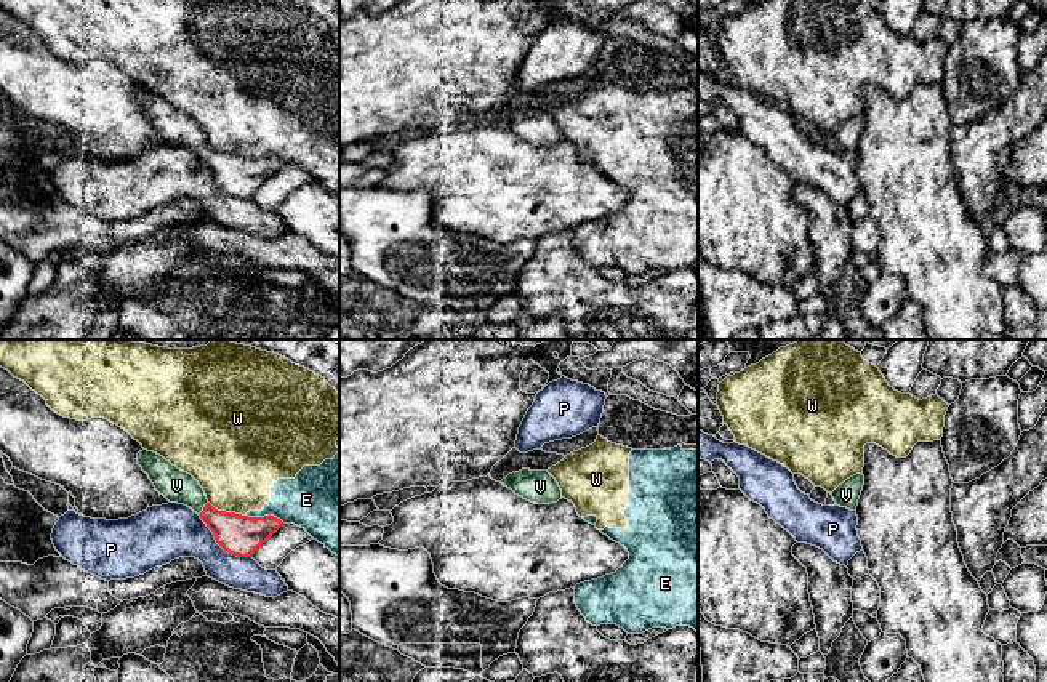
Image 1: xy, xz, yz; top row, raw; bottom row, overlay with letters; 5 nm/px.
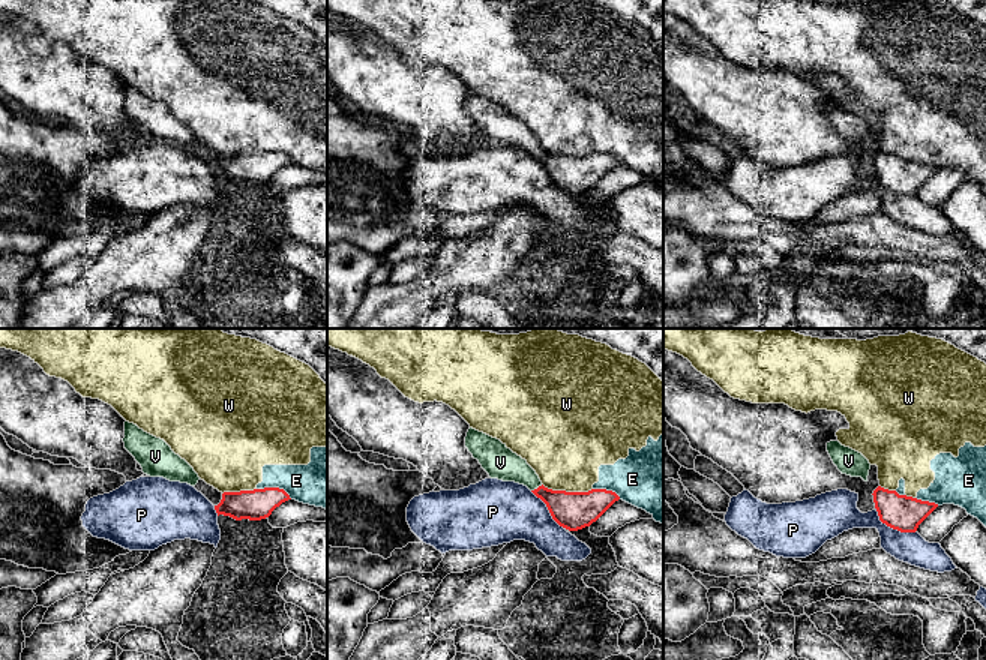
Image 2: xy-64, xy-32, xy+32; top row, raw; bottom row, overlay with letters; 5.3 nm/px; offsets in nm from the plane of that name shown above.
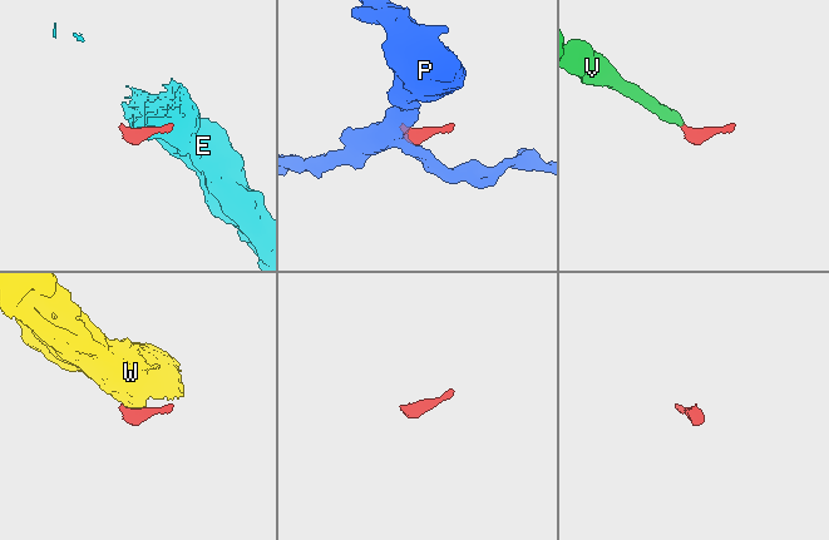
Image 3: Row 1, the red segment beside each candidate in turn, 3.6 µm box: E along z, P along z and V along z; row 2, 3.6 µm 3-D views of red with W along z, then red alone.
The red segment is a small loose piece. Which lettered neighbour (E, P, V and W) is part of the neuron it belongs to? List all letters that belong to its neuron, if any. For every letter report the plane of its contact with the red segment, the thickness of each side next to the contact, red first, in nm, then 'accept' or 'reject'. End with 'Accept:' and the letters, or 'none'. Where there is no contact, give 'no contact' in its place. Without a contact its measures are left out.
E: contact in xy; calibres 200 and 280 nm; reject
P: contact in xy; calibres 200 and 280 nm; reject
V: contact in xy; calibres 200 and 160 nm; accept
W: contact in xy; calibres 200 and 420 nm; reject
Accept: V

